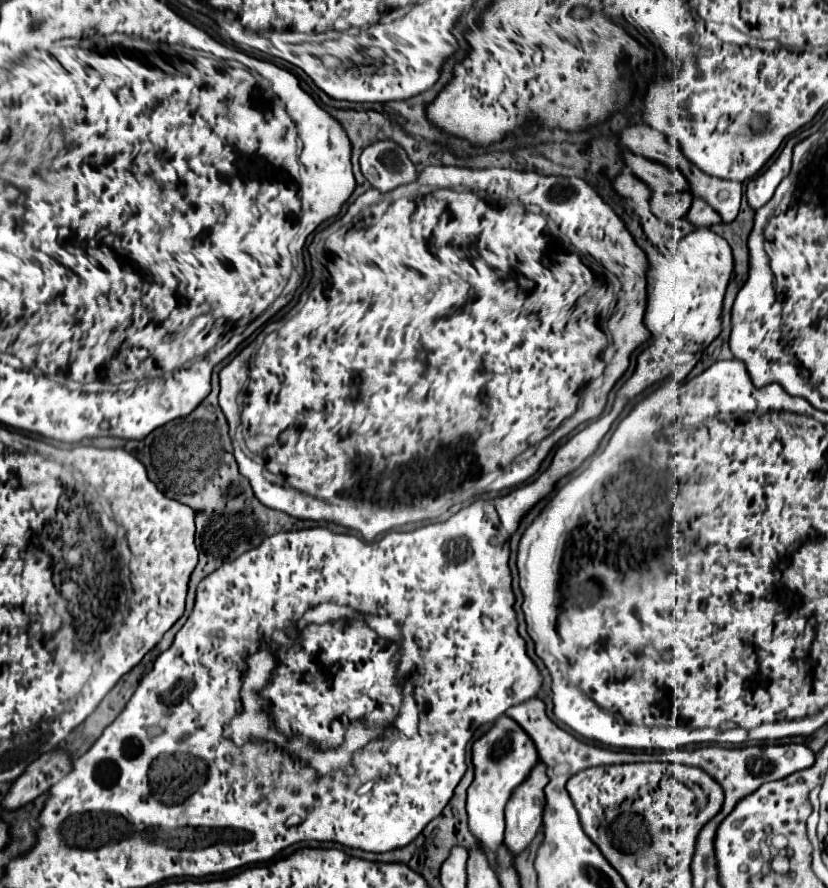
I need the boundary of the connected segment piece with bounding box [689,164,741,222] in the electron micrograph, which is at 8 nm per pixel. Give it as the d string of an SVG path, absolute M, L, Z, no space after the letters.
M691 164L691 194L703 198L709 206L713 206L723 222L731 222L739 212L741 202L741 184L731 180L719 180L707 176L697 166Z

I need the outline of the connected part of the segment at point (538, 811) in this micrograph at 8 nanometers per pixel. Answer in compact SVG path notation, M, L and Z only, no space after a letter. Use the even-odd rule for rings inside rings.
M539 762L535 772L525 780L525 786L517 788L517 794L509 798L509 806L505 806L505 846L513 858L517 858L535 838L543 824L543 808L545 794L543 788L547 784L545 764Z

